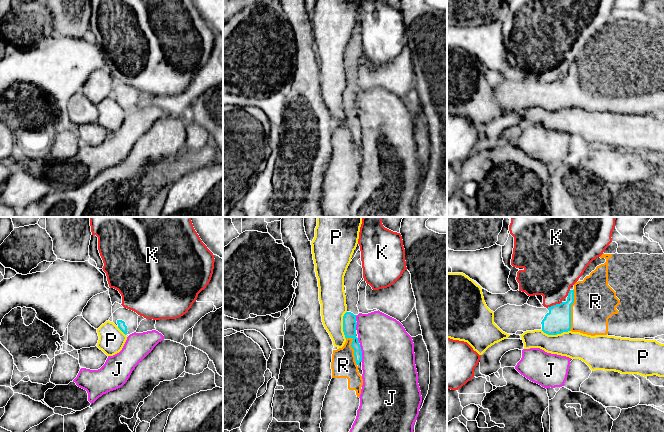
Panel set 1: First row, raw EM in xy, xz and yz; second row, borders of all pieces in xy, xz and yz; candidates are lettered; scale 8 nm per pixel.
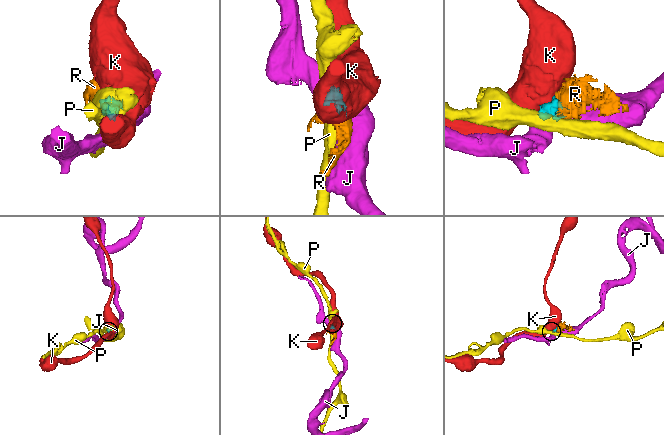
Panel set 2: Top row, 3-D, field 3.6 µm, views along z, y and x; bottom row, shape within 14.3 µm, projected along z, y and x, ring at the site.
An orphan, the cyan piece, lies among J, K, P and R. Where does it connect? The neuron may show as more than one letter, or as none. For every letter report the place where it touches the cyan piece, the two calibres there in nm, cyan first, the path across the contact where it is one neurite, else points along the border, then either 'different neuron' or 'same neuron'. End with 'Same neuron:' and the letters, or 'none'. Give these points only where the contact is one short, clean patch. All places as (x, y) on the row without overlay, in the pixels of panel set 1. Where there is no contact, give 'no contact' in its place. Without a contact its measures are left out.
J: meets cyan in xz at (361, 129); 110 nm thick on the cyan side, 440 nm on the other; border along xz (359, 120), (361, 137); different neuron
K: meets cyan in yz at (554, 81); 200 nm thick on the cyan side, 380 nm on the other; border along yz (562, 78), (547, 84); different neuron
P: meets cyan in yz at (555, 110); 200 nm thick on the cyan side, 220 nm on the other; border along yz (541, 106), (548, 110), (560, 110), (569, 107); different neuron
R: meets cyan in yz at (570, 86); 200 nm thick on the cyan side, 340 nm on the other; same neuron
Same neuron: R

